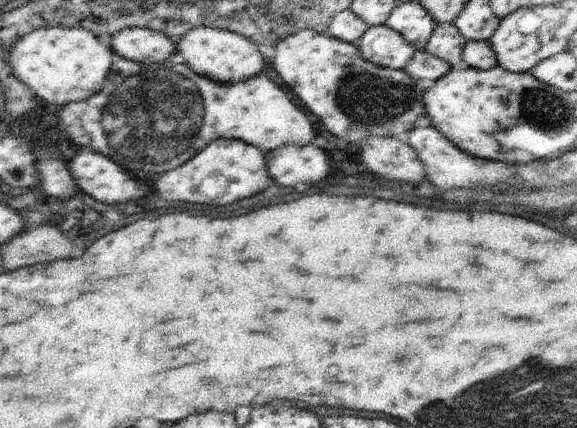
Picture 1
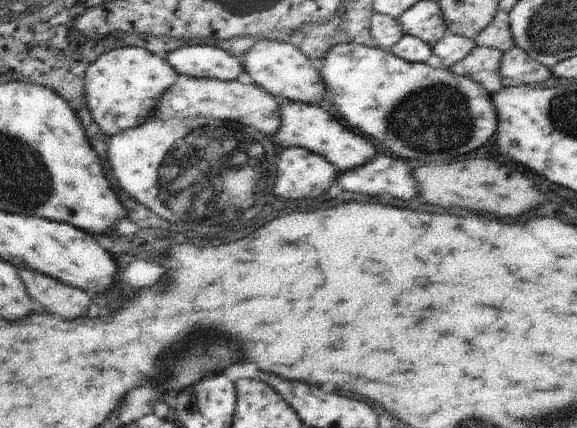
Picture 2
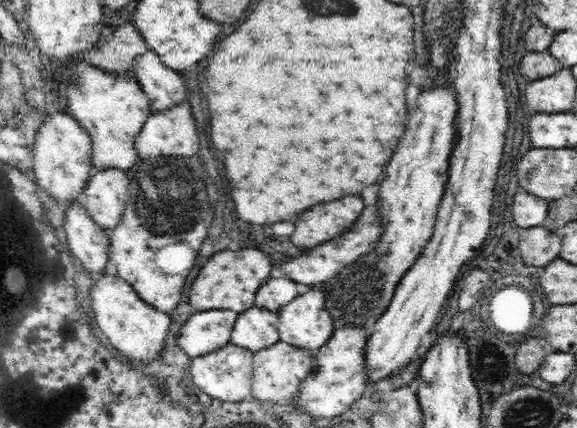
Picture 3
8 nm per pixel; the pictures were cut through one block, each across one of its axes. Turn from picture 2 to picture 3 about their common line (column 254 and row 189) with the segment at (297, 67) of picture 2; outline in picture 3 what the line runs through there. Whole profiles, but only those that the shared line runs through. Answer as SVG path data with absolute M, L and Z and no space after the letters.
M57 111L48 116L35 137L33 171L35 180L53 198L53 202L65 205L74 202L84 191L93 167L91 138L87 130L68 113Z

